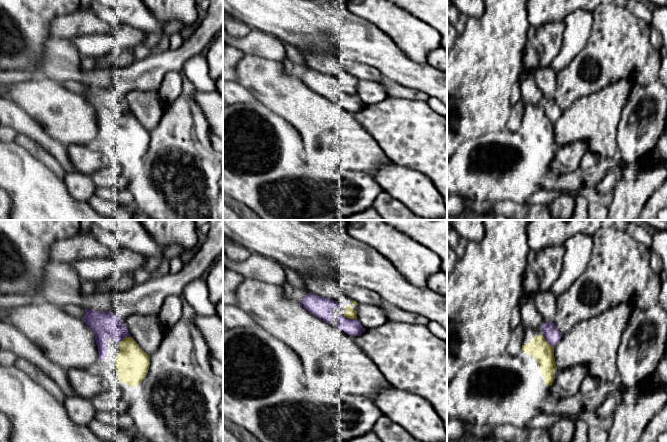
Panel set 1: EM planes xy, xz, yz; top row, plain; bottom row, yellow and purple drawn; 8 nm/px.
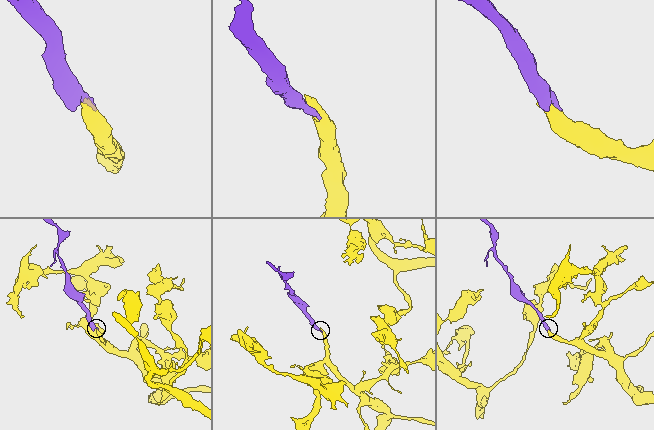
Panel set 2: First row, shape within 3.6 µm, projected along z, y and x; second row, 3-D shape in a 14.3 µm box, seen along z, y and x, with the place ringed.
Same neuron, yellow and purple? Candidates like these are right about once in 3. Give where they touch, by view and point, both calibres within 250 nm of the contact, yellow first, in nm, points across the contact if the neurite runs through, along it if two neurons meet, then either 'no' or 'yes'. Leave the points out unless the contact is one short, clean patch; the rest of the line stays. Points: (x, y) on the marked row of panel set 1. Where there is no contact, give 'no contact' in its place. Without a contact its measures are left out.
meets yellow in yz at (546, 341); 160 nm thick on the yellow side, 130 nm on the other; yes

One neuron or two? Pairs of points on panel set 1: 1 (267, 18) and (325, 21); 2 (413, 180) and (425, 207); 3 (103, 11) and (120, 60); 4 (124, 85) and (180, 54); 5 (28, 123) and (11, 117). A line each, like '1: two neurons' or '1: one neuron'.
1: one neuron
2: one neuron
3: one neuron
4: one neuron
5: one neuron

